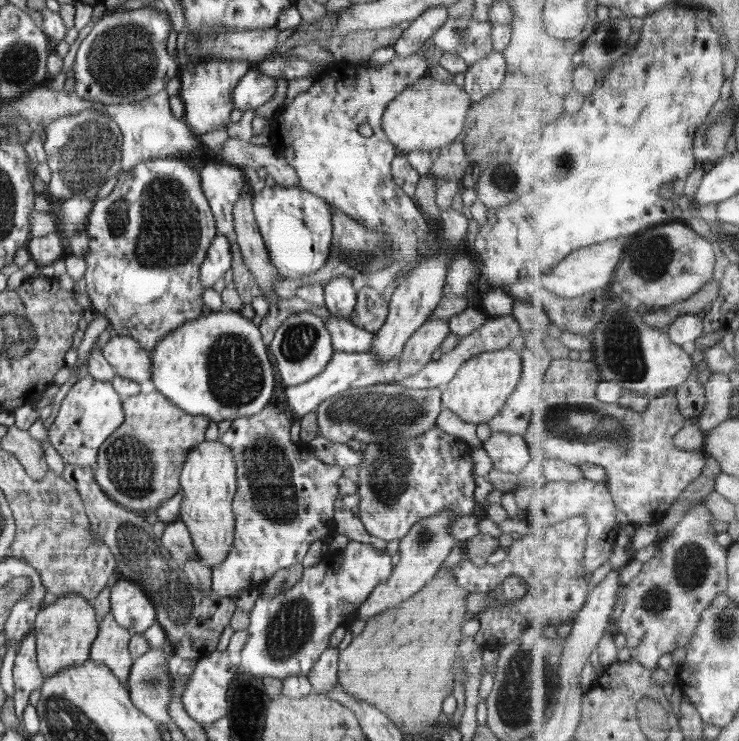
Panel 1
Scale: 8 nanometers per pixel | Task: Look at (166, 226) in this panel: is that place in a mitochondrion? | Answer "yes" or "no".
yes

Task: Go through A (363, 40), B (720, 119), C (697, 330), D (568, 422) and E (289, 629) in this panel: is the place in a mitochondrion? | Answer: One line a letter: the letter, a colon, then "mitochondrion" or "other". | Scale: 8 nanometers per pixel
A: other
B: mitochondrion
C: other
D: mitochondrion
E: mitochondrion

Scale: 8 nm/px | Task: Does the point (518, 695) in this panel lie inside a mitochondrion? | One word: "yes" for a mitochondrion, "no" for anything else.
yes

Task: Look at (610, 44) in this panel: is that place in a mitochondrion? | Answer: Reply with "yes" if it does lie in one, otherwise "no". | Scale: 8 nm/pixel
yes

